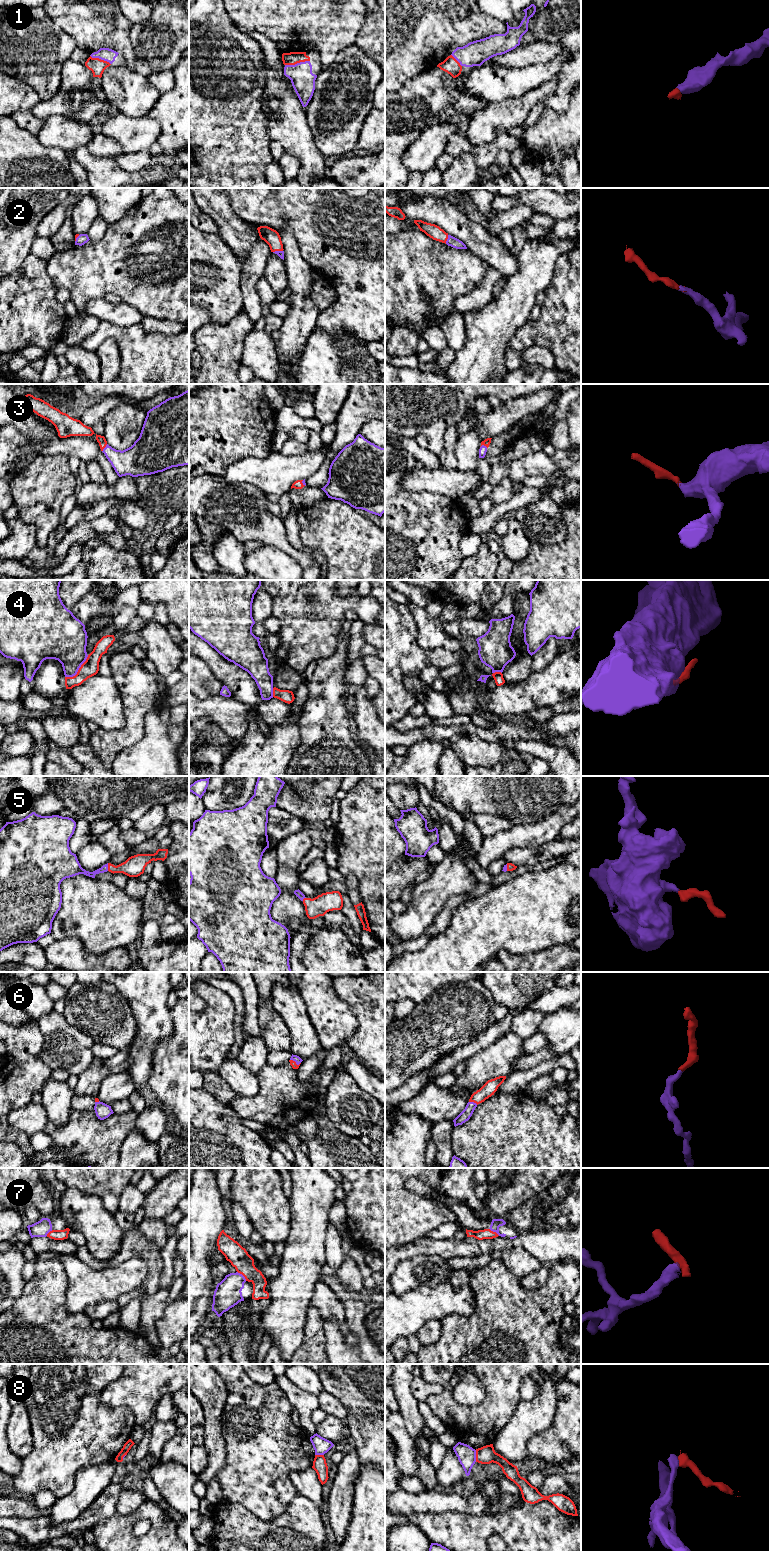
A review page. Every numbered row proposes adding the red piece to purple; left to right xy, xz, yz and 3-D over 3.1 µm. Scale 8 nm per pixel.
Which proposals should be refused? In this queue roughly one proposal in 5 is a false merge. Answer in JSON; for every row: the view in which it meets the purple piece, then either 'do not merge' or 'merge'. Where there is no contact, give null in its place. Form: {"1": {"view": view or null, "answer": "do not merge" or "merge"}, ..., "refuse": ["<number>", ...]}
{"1": {"view": "xz", "answer": "merge"}, "2": {"view": "yz", "answer": "merge"}, "3": {"view": "xy", "answer": "merge"}, "4": {"view": "xy", "answer": "do not merge"}, "5": {"view": "xy", "answer": "merge"}, "6": {"view": "yz", "answer": "merge"}, "7": {"view": "xz", "answer": "do not merge"}, "8": {"view": "yz", "answer": "do not merge"}, "refuse": ["4", "7", "8"]}

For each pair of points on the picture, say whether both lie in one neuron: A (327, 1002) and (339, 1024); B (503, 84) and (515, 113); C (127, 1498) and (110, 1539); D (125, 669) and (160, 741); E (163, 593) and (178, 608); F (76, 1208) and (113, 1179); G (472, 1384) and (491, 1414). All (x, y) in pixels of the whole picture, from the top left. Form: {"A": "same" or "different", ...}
{"A": "same", "B": "different", "C": "different", "D": "different", "E": "same", "F": "different", "G": "different"}

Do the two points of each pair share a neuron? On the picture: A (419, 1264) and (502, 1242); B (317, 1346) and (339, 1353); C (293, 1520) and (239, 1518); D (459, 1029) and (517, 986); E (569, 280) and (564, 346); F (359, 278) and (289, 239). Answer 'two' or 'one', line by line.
A: two
B: two
C: one
D: two
E: one
F: two

